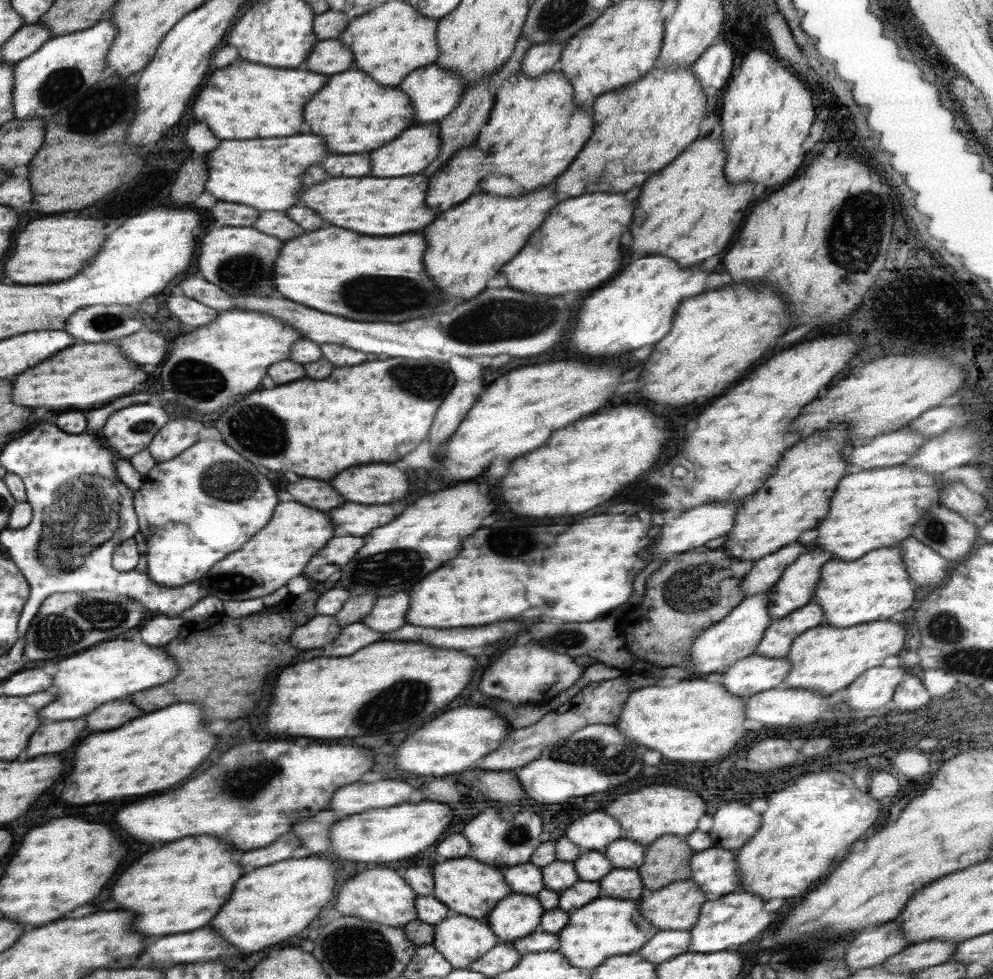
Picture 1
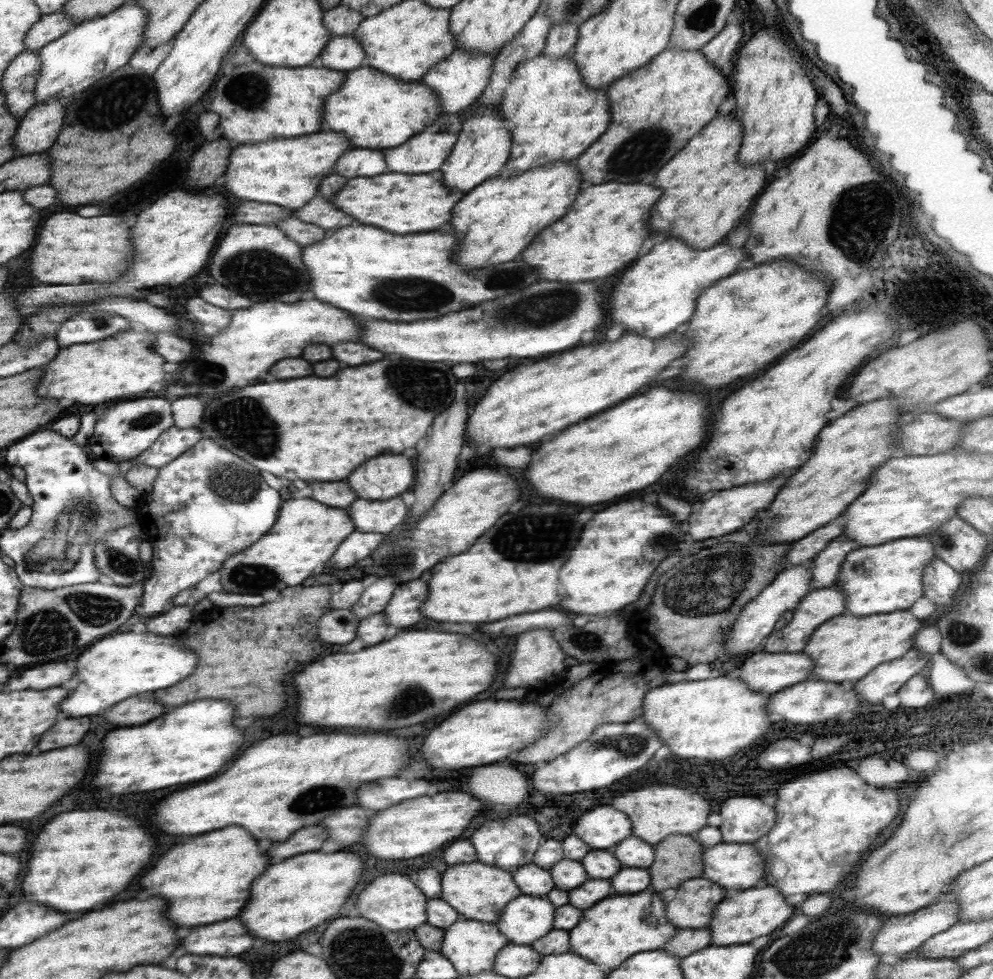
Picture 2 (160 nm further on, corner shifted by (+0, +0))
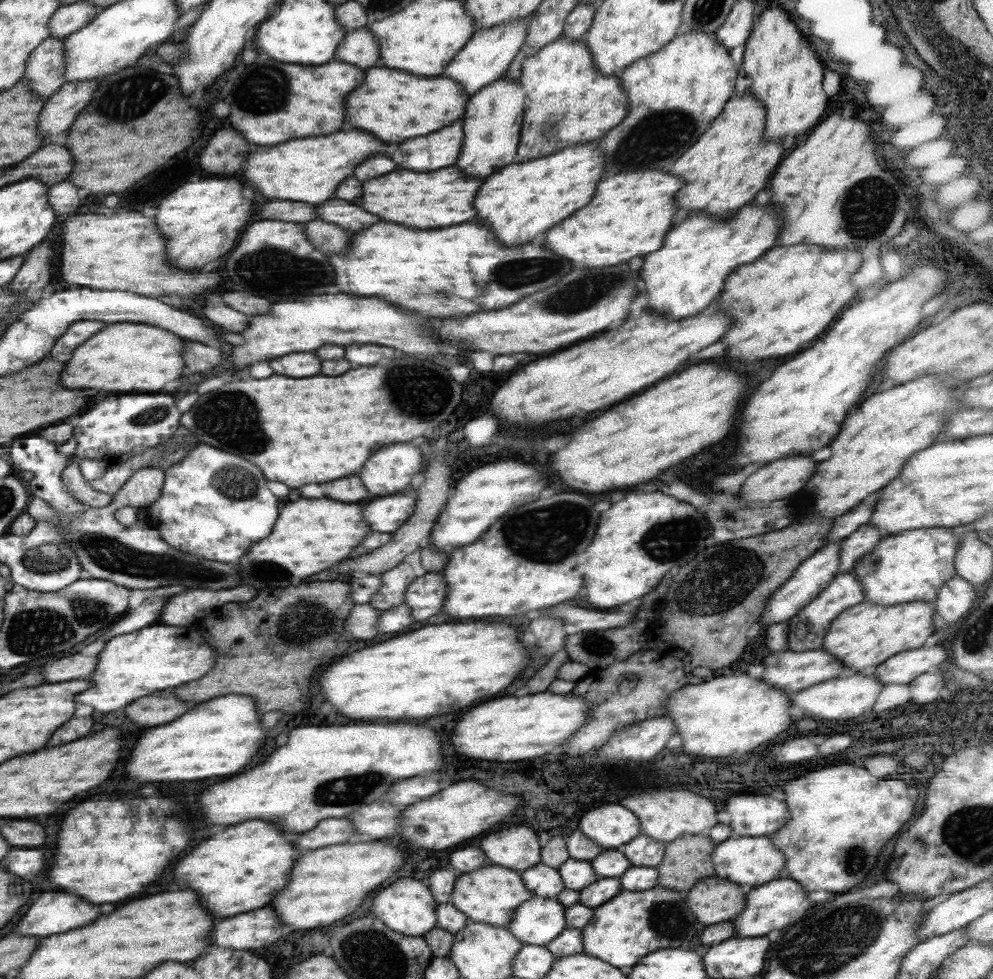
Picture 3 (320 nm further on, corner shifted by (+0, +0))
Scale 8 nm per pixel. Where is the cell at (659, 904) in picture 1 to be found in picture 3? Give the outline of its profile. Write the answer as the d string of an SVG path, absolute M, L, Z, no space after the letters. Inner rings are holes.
M705 877L687 891L686 904L700 924L718 924L742 914L746 894L724 878Z

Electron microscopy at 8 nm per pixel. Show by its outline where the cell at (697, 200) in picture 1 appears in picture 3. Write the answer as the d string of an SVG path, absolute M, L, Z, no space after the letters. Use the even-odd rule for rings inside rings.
M746 90L742 96L730 97L723 111L714 119L714 124L710 124L708 132L702 134L700 140L684 156L680 156L672 168L674 174L686 180L682 192L678 192L678 204L690 212L708 212L714 218L722 218L731 217L742 205L750 203L768 184L784 154L782 142L764 142L764 122L766 107L763 107L761 100L755 99L750 90Z

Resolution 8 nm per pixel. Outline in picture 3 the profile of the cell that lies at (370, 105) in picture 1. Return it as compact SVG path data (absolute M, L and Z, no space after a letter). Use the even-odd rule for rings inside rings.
M370 68L360 88L346 98L346 120L358 130L366 130L384 142L404 142L414 136L438 132L464 116L468 96L464 88L450 78L422 78L392 68Z

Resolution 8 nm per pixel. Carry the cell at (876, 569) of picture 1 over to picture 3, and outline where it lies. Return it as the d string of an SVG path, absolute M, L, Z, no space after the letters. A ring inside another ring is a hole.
M919 528L885 535L878 546L875 546L869 555L865 554L853 568L853 572L863 582L865 601L886 606L912 601L935 601L938 591L956 573L954 560L960 543L961 529L959 528Z

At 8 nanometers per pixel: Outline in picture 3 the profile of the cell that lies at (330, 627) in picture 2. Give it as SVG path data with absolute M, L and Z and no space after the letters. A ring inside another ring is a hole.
M370 603L355 604L346 618L346 630L358 640L372 640L381 632L377 624L381 610L374 608Z

